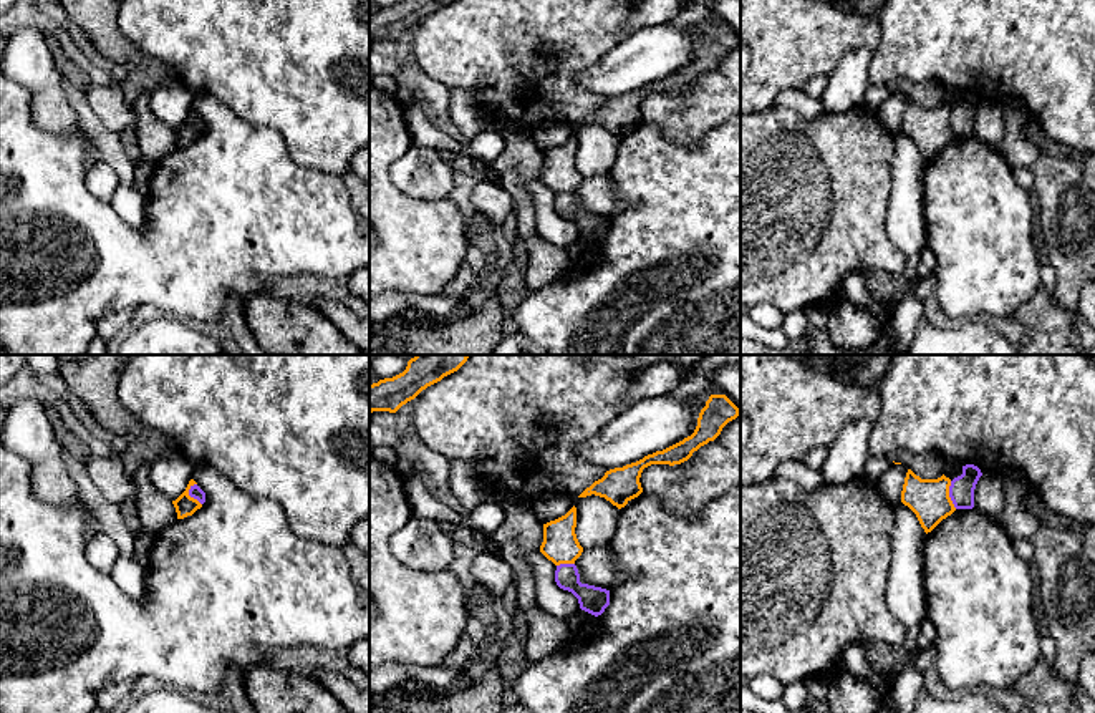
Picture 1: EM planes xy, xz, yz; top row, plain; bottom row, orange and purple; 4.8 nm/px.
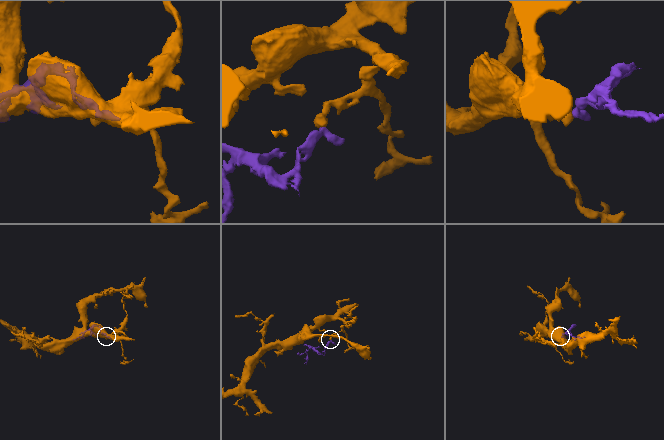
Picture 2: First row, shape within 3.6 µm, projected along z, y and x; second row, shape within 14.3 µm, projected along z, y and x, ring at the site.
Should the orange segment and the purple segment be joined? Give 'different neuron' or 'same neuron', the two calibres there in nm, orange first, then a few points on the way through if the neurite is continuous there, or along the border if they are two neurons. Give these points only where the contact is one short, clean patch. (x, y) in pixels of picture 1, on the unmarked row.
different neuron | 100/60 nm | along xy (194, 111), (189, 123), (201, 133)

